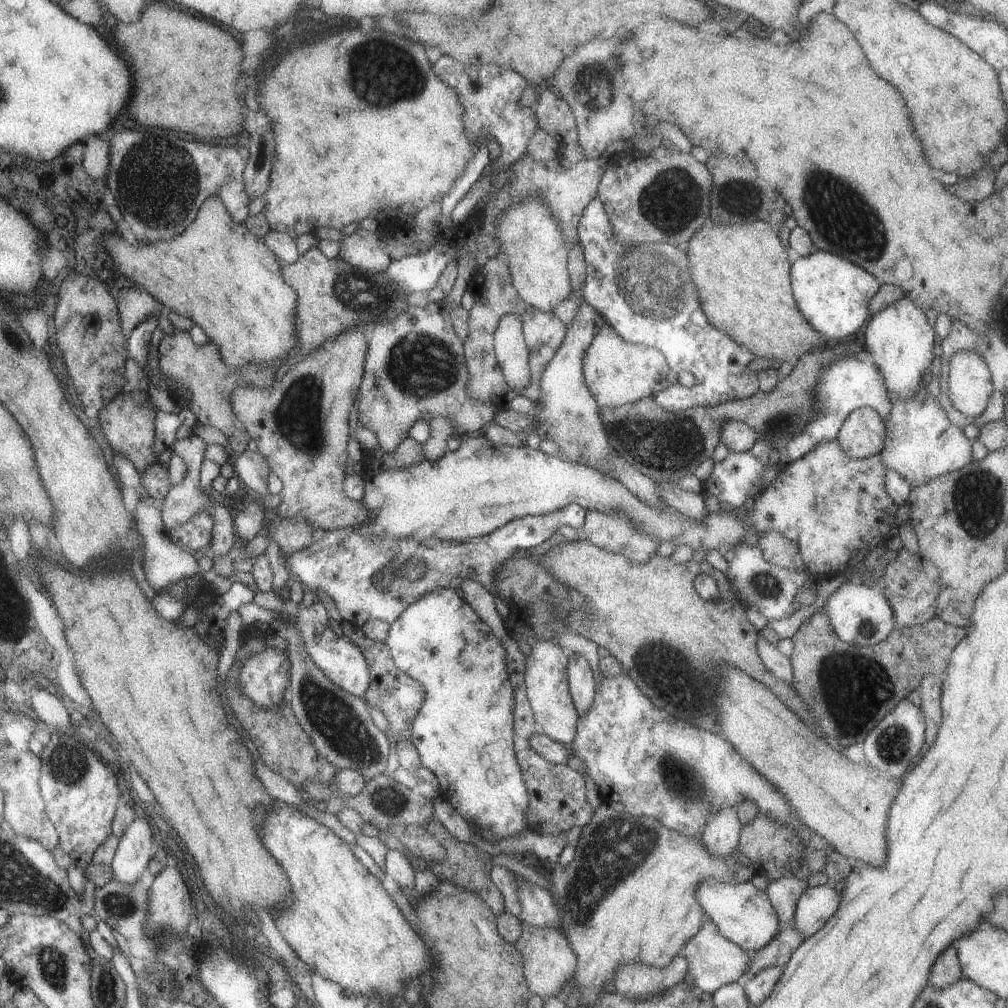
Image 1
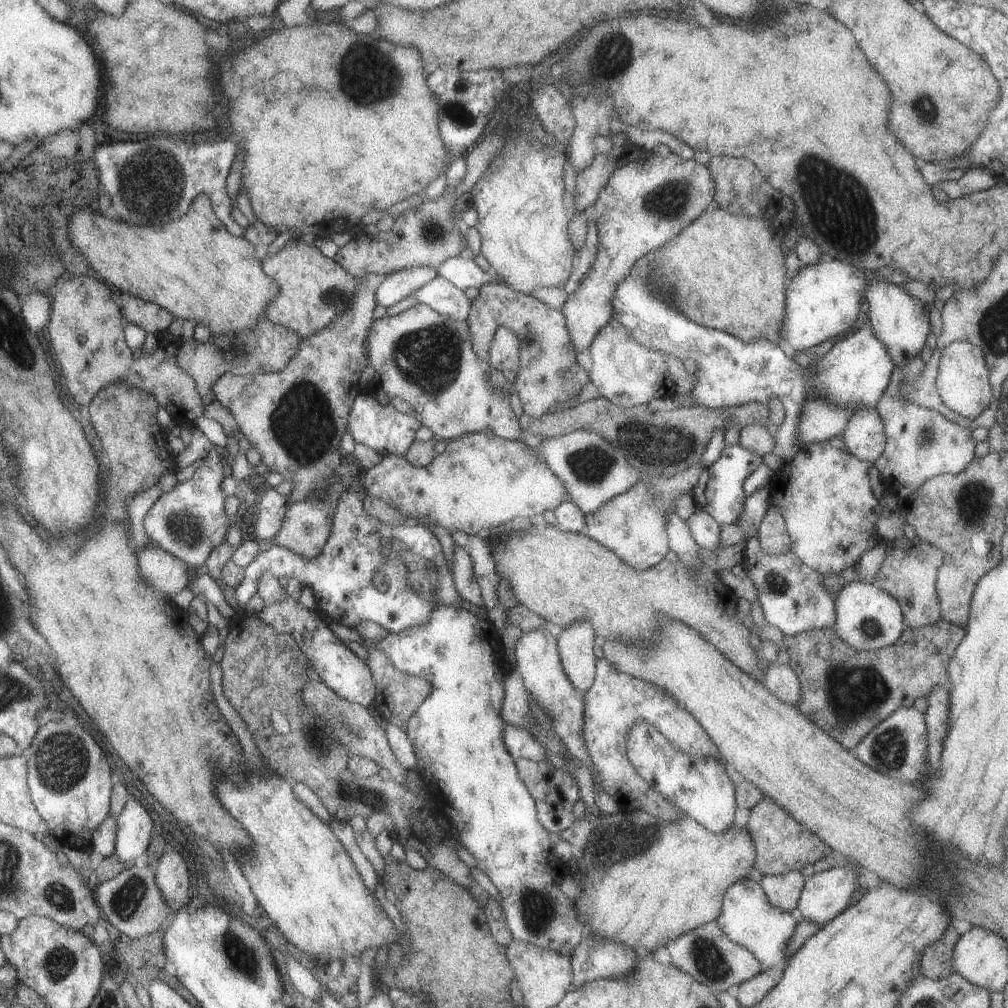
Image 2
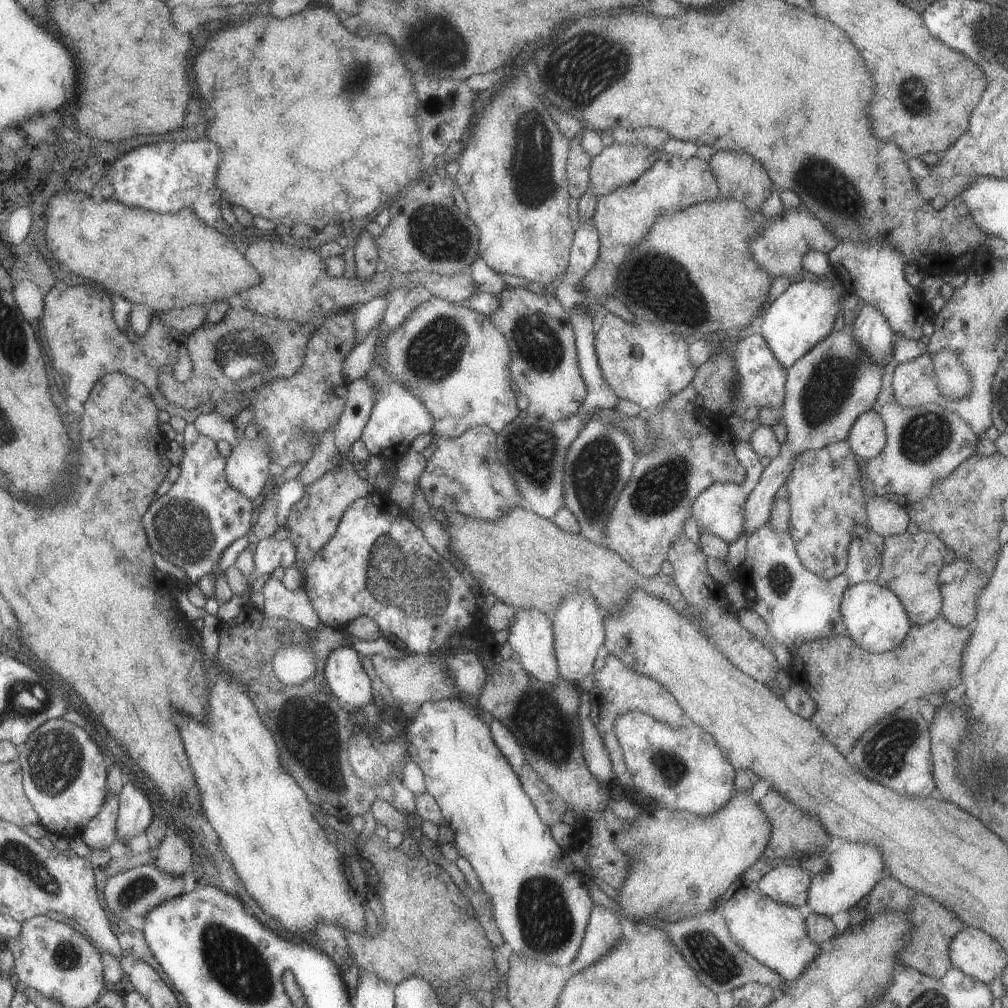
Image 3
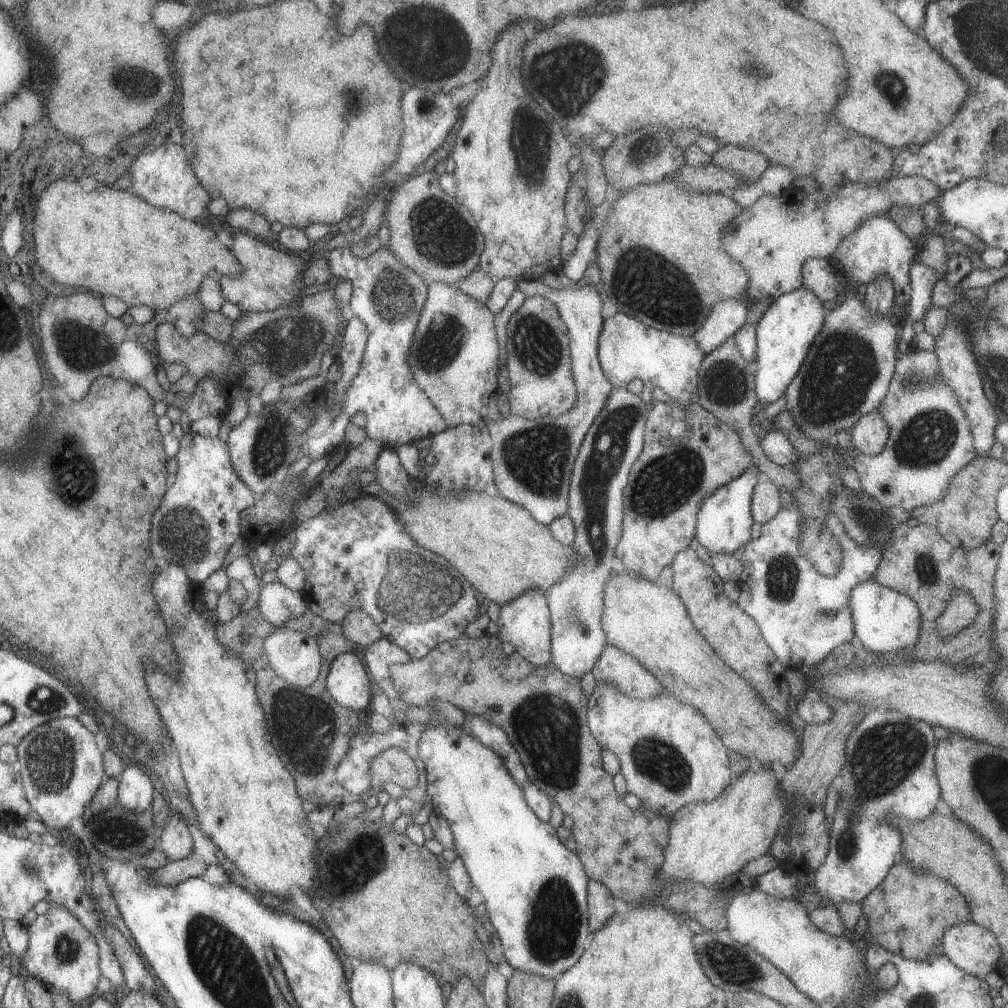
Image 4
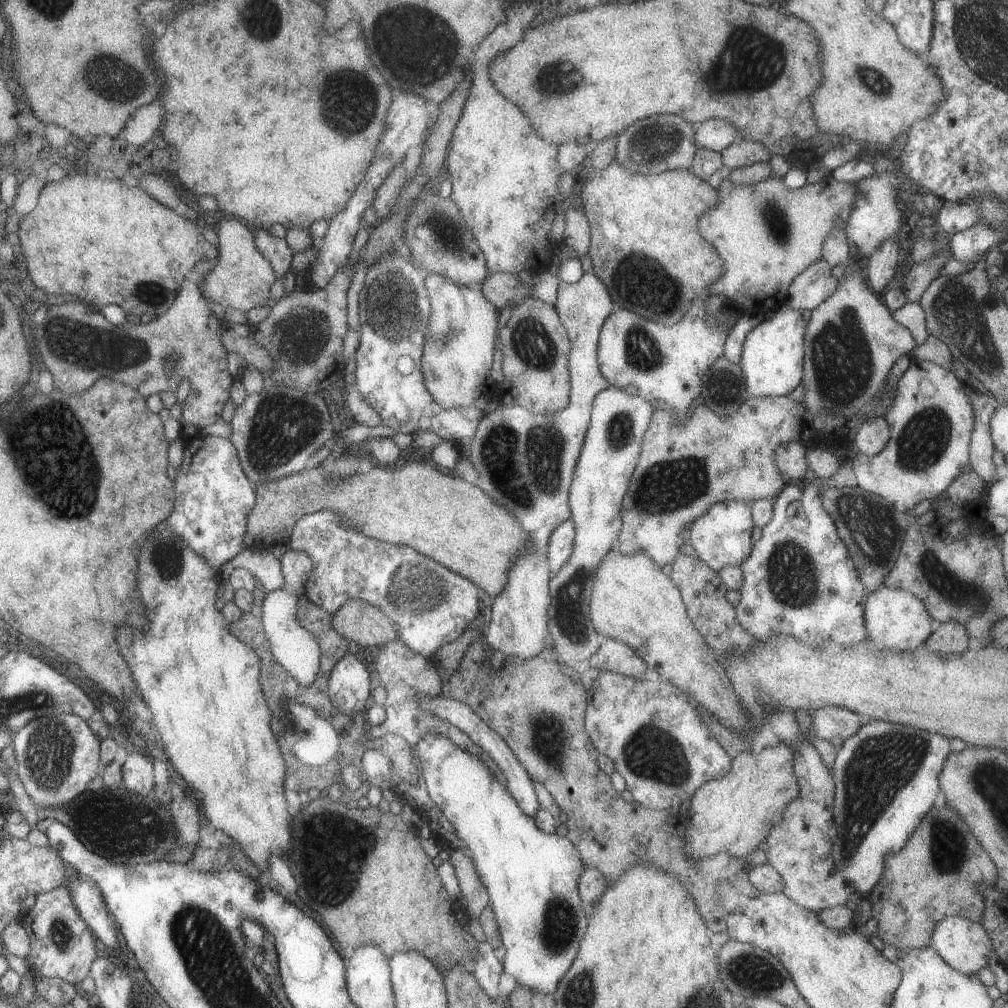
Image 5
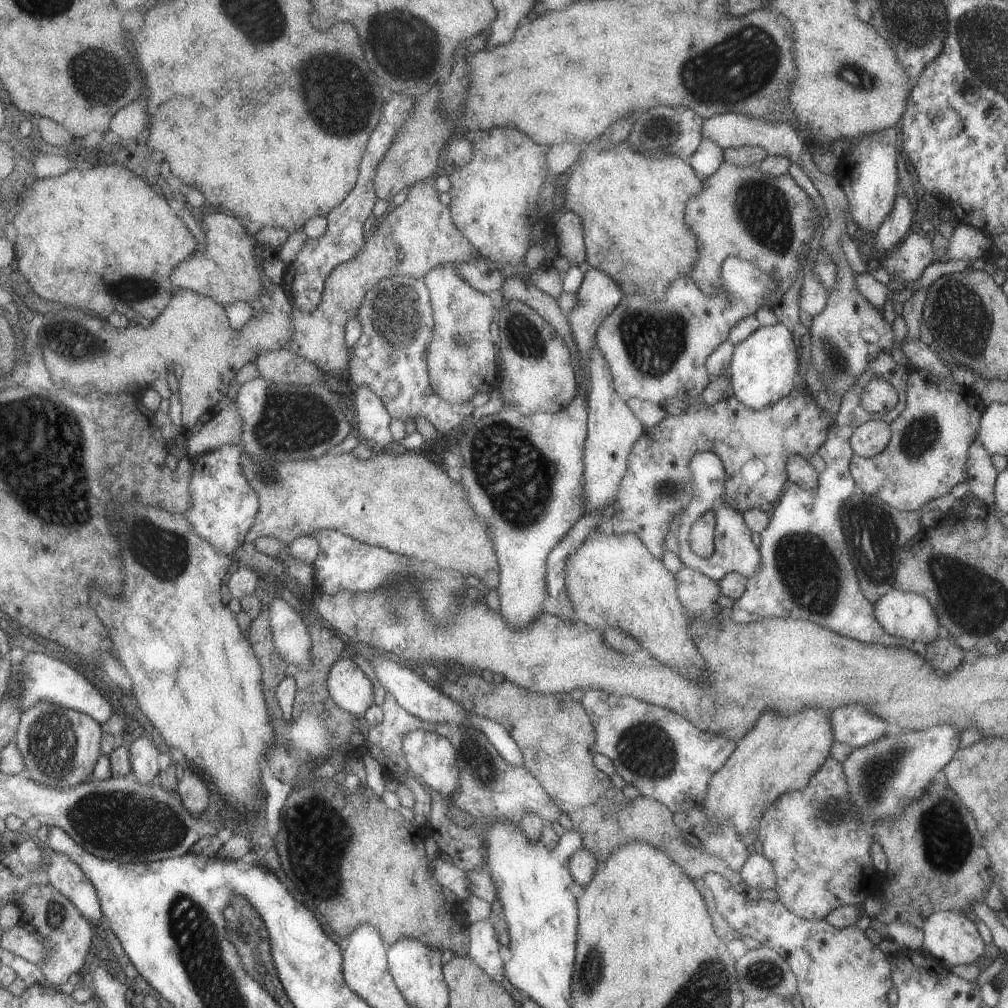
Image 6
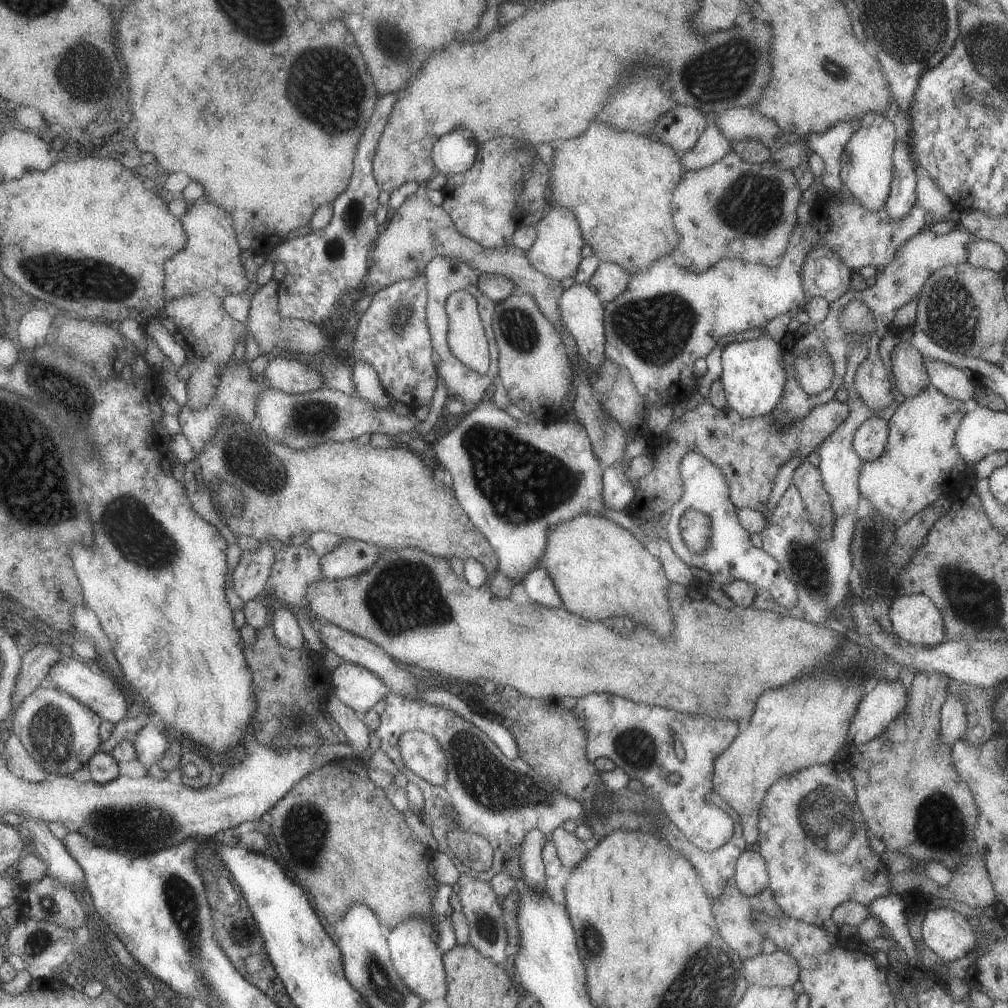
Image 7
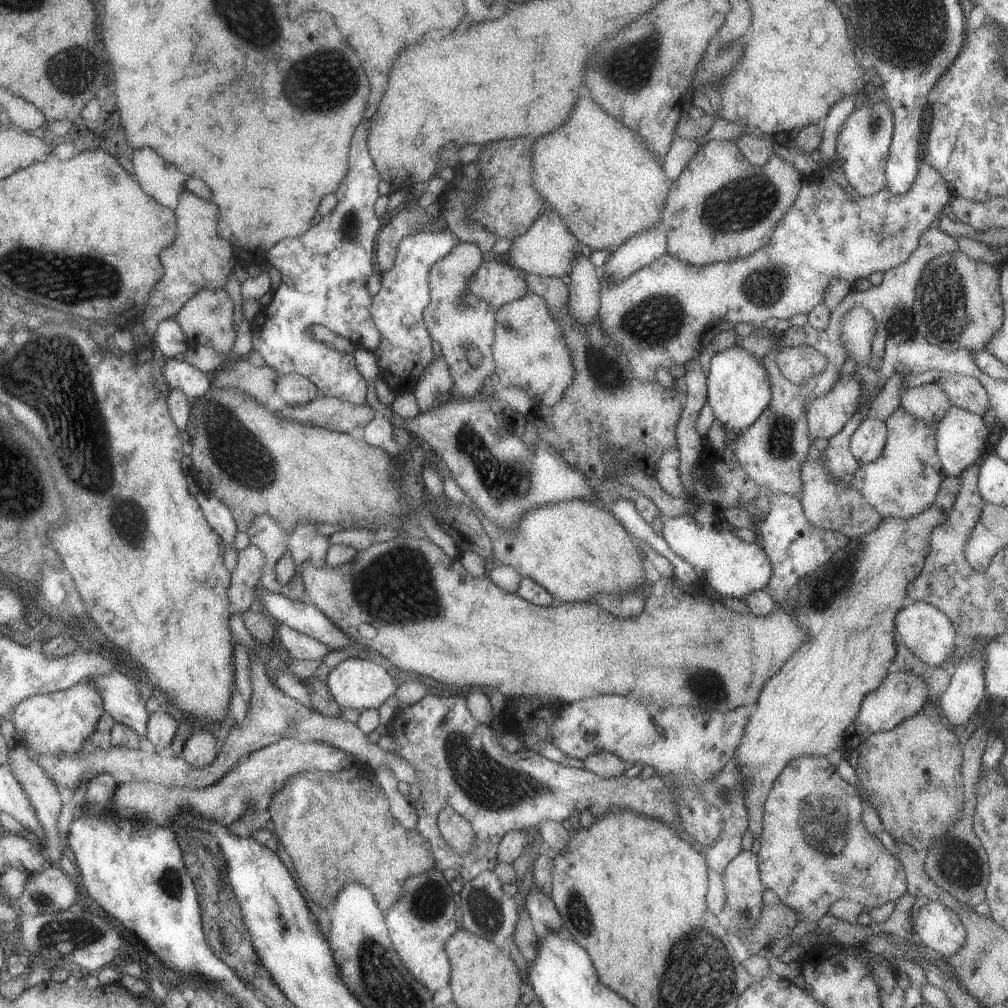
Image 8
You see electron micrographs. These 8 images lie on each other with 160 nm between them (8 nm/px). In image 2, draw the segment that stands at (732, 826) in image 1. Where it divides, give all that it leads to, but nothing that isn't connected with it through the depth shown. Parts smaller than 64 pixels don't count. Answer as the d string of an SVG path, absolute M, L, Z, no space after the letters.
M639 721L630 728L626 736L626 755L637 774L654 791L664 796L666 801L673 803L680 810L681 814L685 814L695 822L698 822L701 828L708 830L710 833L720 835L734 824L733 812L735 812L736 808L734 785L727 777L721 760L704 759L682 753L668 740L665 740L654 726L647 724L645 721Z

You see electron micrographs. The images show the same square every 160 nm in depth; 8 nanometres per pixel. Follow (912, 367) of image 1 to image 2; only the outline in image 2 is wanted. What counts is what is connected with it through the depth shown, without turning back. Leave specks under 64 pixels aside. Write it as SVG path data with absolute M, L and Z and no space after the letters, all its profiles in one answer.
M877 271L865 272L870 280L864 296L869 306L868 324L872 328L873 336L885 346L894 366L901 367L910 359L919 356L921 348L925 346L925 338L931 330L927 319L929 306L909 296L900 285L879 279Z

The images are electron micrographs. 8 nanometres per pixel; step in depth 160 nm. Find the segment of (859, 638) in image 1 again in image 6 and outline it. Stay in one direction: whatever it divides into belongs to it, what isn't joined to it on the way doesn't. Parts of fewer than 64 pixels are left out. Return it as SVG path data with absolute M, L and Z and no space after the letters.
M896 586L887 594L883 594L877 602L872 604L875 620L881 624L884 632L895 638L903 638L907 641L929 644L937 638L938 621L931 604L919 594L900 591Z

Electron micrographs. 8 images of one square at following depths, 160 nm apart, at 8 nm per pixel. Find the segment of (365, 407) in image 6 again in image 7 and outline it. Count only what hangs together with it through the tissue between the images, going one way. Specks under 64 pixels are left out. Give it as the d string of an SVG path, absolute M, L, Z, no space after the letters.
M353 361L352 364L352 388L355 396L363 399L376 409L390 409L391 400L381 386L377 373L363 361Z

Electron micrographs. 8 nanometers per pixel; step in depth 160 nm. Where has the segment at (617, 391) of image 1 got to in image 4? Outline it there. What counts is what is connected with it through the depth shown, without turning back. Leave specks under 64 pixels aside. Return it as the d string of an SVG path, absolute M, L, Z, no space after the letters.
M621 311L603 321L597 341L597 354L600 367L611 386L625 389L631 380L639 378L642 390L637 395L646 405L659 393L676 407L689 404L689 396L695 394L697 371L705 356L693 336L671 335L645 326Z

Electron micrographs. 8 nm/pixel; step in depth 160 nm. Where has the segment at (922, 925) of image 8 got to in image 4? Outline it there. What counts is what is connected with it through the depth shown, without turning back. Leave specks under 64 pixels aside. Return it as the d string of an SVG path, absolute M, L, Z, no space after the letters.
M972 921L945 928L941 946L942 955L956 968L981 979L995 971L1001 955L995 936Z

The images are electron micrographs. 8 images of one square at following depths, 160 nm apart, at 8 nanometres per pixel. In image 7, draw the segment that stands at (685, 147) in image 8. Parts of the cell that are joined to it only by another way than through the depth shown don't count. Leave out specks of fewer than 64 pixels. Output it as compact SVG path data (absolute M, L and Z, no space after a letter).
M711 124L702 130L693 148L686 152L677 152L676 150L674 152L684 170L696 171L721 160L731 151L730 143L722 135L722 132Z

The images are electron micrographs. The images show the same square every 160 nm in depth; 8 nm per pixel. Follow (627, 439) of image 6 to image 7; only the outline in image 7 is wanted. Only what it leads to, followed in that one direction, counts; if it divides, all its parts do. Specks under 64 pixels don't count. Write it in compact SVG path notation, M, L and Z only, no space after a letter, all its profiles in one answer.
M573 284L563 290L558 298L560 319L565 328L573 335L580 358L591 371L597 371L604 361L604 328L602 325L603 307L599 297L592 292L588 284Z

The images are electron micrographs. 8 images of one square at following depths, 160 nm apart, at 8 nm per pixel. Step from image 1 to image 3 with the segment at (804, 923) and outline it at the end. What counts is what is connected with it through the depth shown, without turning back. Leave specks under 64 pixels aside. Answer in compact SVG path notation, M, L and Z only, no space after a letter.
M844 841L833 853L826 854L827 866L811 875L807 890L805 912L831 917L831 915L852 908L858 900L867 895L887 873L881 852L865 842Z

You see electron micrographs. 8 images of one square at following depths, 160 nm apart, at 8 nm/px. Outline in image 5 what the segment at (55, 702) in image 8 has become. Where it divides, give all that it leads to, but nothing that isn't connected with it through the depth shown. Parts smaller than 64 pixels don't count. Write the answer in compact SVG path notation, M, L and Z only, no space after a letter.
M72 713L51 714L29 720L12 734L12 748L16 759L15 773L36 808L61 808L69 804L85 789L85 784L97 774L100 763L100 741L93 735L87 722Z

